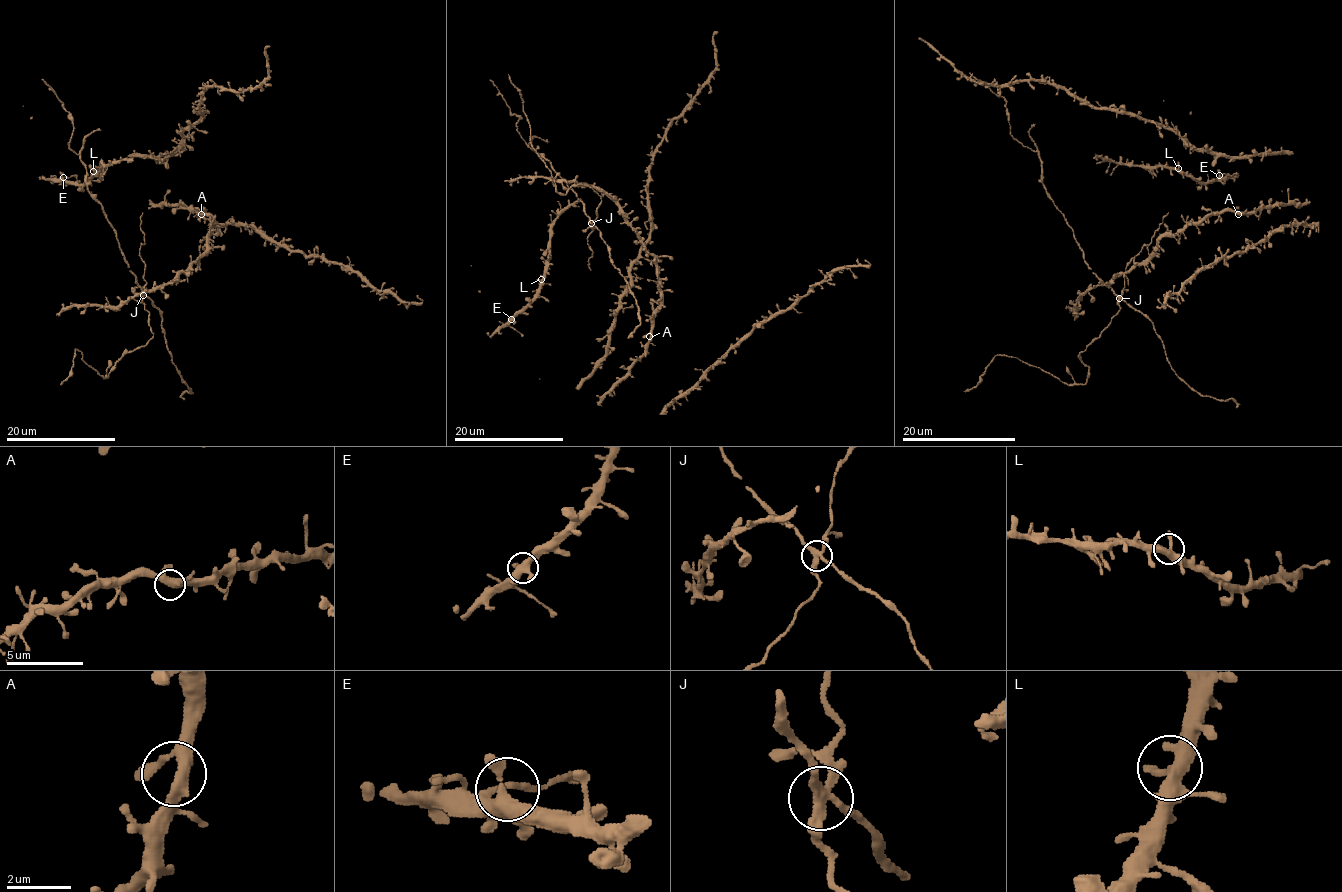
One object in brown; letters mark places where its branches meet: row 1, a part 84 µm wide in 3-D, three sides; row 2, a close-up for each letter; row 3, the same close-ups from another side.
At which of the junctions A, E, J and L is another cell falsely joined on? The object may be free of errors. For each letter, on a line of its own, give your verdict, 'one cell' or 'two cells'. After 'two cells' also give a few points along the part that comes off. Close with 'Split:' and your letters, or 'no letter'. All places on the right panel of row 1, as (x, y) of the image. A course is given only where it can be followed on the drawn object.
A: one cell
E: one cell
J: two cells; foreign part runs (1119, 298), (1119, 311), (1078, 357), (1088, 367), (1084, 384), (1064, 384), (997, 355), (981, 381), (964, 391)
L: one cell
Split: J

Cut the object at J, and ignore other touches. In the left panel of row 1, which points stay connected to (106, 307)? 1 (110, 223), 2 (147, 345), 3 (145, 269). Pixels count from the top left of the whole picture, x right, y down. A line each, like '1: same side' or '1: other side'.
1: same side
2: other side
3: other side

